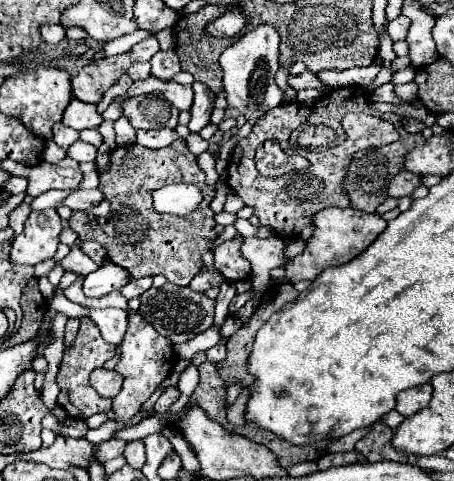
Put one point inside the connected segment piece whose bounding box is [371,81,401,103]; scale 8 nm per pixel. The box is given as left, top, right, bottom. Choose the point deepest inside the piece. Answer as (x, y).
(384, 93)

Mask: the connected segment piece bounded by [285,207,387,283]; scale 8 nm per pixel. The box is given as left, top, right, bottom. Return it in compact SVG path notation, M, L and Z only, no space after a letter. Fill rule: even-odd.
M327 207L327 209L319 211L319 215L313 219L313 225L315 225L315 233L307 241L305 251L291 261L291 267L287 267L285 279L289 283L297 283L301 279L315 279L325 267L349 263L361 251L365 251L377 239L379 233L385 231L387 221L377 213L365 213L365 211L359 211L353 207L347 207L347 209Z

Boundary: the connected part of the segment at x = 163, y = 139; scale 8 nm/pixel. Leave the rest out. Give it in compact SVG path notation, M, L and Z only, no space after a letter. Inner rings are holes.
M157 129L157 131L137 131L135 143L149 147L149 149L161 149L177 139L177 133L173 129Z

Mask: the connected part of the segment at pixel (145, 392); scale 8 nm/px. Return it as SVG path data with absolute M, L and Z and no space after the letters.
M141 315L129 317L129 327L119 345L119 353L121 361L115 365L115 371L123 375L123 389L113 399L113 411L115 411L115 421L127 421L153 395L155 385L159 385L169 375L169 371L175 365L175 355L171 351L171 343L163 339Z

